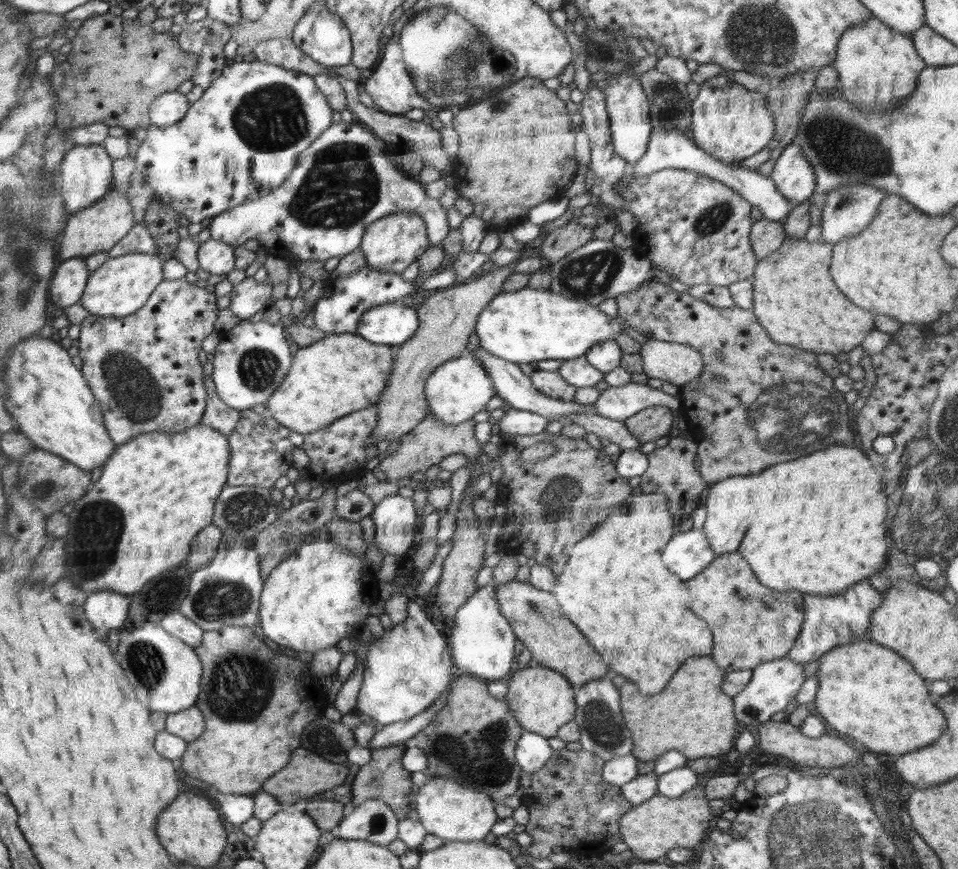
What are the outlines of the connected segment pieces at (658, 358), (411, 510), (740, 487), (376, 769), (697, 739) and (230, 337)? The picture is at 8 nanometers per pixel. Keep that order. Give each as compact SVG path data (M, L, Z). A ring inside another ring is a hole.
M648 339L639 353L646 376L671 382L681 388L703 372L701 354L688 345Z
M399 494L375 505L371 518L375 524L374 544L383 554L407 554L414 542L417 512L410 497Z
M835 444L824 450L819 450L808 456L804 456L804 458L780 462L779 464L770 466L760 474L730 477L723 481L711 484L704 495L706 519L702 530L705 532L710 548L715 554L723 555L737 552L738 548L740 548L740 544L742 544L742 539L746 536L746 531L753 522L760 520L760 518L770 520L770 550L768 550L768 564L766 564L766 566L760 566L760 578L758 578L758 580L760 580L764 586L774 588L774 590L780 590L780 592L782 592L782 590L798 590L802 594L839 595L849 586L864 580L864 578L868 579L870 576L880 572L884 568L886 563L886 552L888 552L888 550L886 550L886 528L884 528L884 522L886 522L887 495L885 493L882 494L882 490L883 484L881 483L881 478L875 472L861 448Z
M393 744L386 748L376 748L371 751L371 759L365 765L360 766L358 773L351 786L351 807L377 798L383 800L394 812L396 819L400 822L406 819L411 812L414 801L415 786L412 784L411 775L400 762L404 754L406 744Z
M710 656L688 658L684 666L660 694L642 696L630 680L616 676L614 686L620 695L619 705L629 732L632 733L631 755L644 762L655 761L666 750L678 750L690 760L718 757L732 752L734 738L740 730L733 713L733 697L721 691L721 682L727 672ZM698 698L698 700L690 700Z
M242 320L232 330L220 333L220 342L214 353L214 373L216 393L226 406L242 411L252 409L257 404L266 404L279 388L292 364L292 352L284 338L282 324Z

